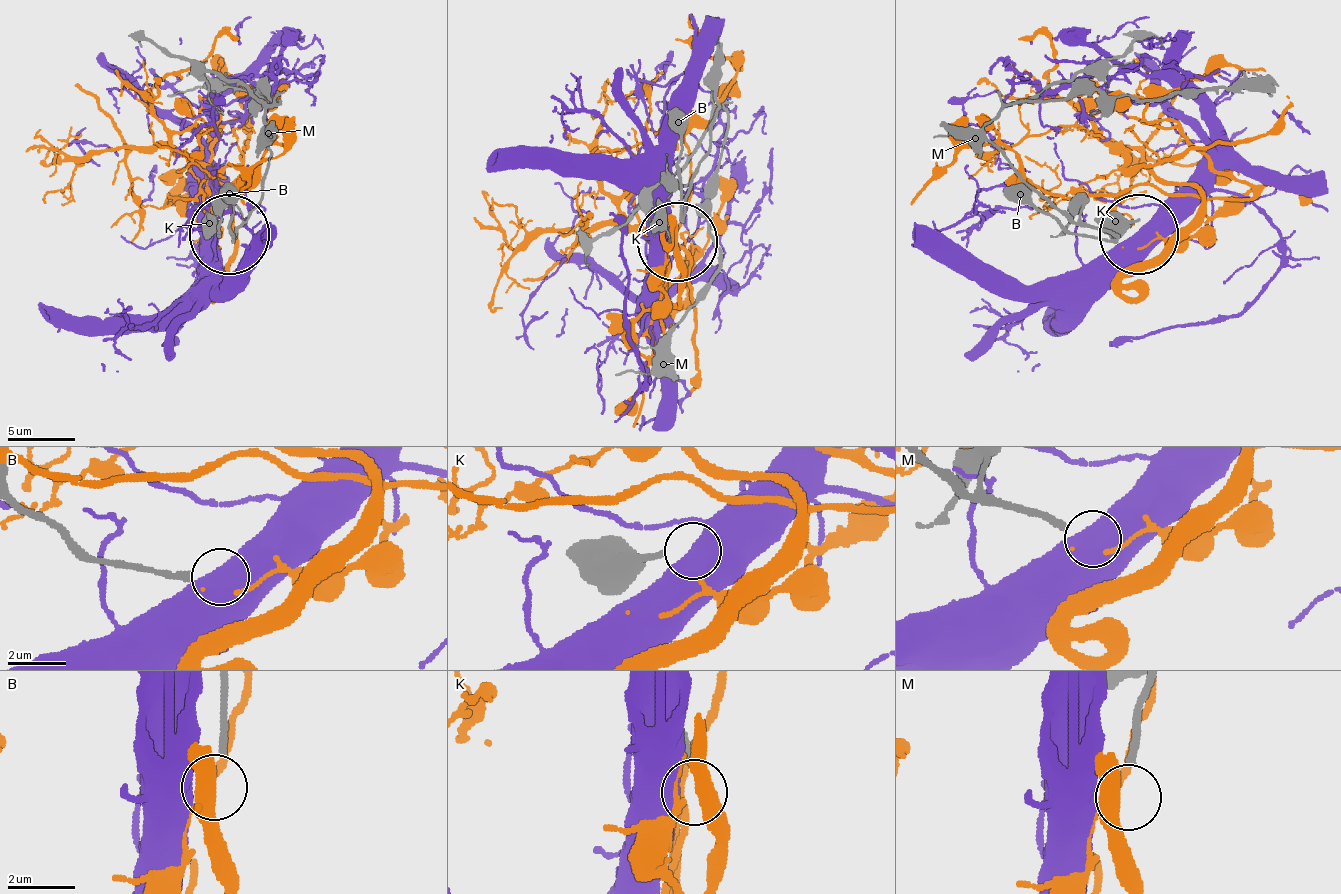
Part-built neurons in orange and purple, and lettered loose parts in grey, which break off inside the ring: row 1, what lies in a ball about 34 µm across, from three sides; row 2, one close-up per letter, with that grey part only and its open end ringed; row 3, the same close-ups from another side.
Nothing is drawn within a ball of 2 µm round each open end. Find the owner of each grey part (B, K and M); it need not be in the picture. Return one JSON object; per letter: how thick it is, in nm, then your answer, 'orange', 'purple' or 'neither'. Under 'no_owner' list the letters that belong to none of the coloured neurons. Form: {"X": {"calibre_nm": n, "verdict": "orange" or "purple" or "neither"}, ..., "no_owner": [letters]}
{"B": {"calibre_nm": 240, "verdict": "neither"}, "K": {"calibre_nm": 200, "verdict": "orange"}, "M": {"calibre_nm": 240, "verdict": "neither"}, "no_owner": ["B", "M"]}

